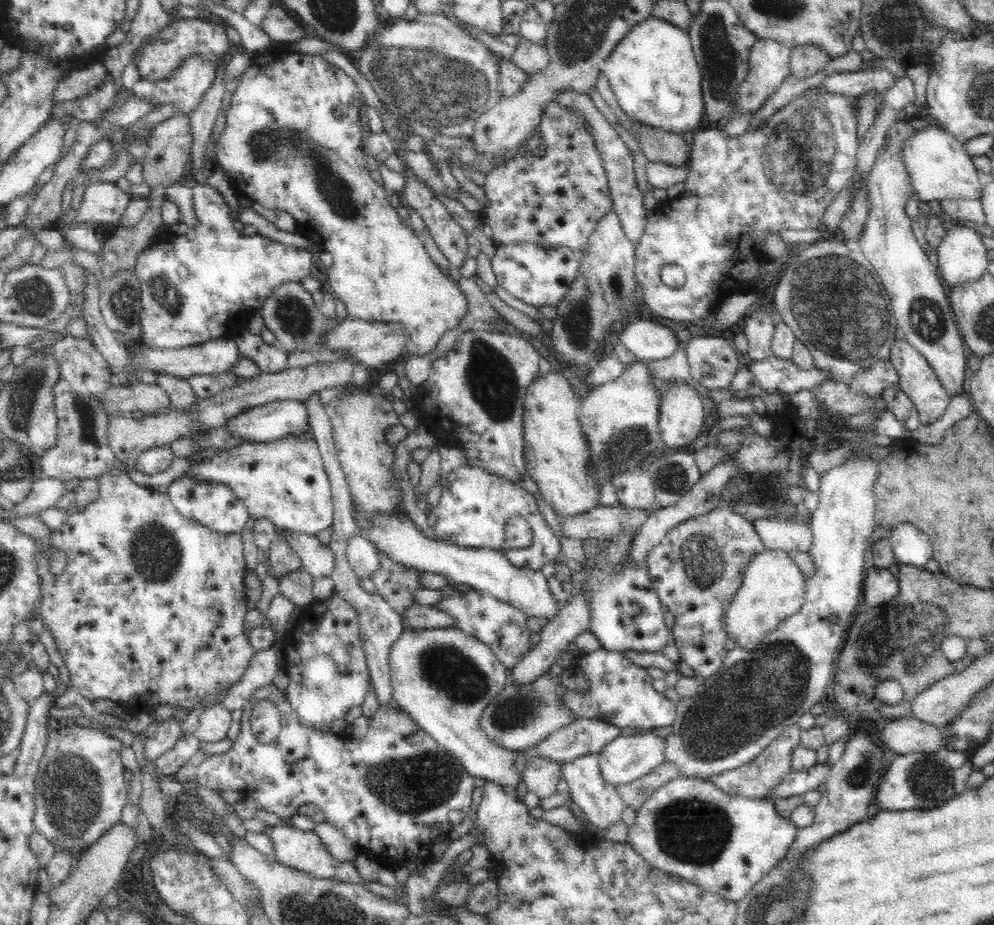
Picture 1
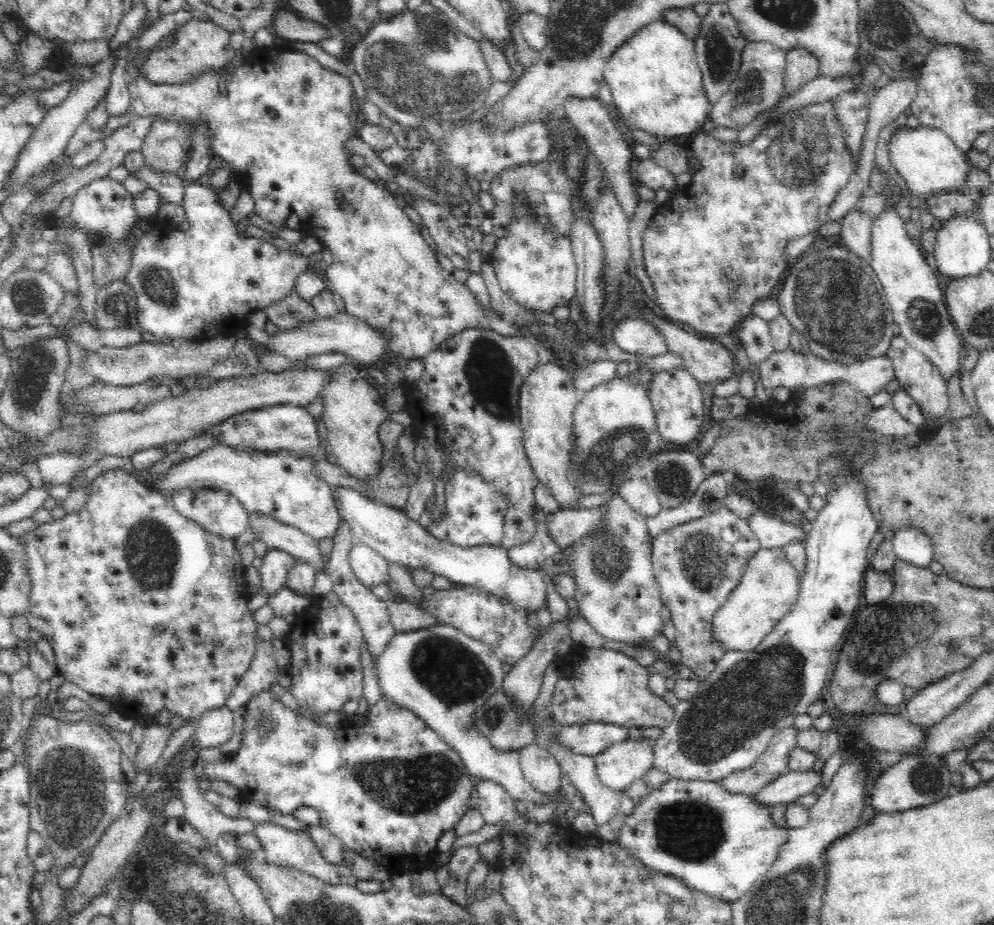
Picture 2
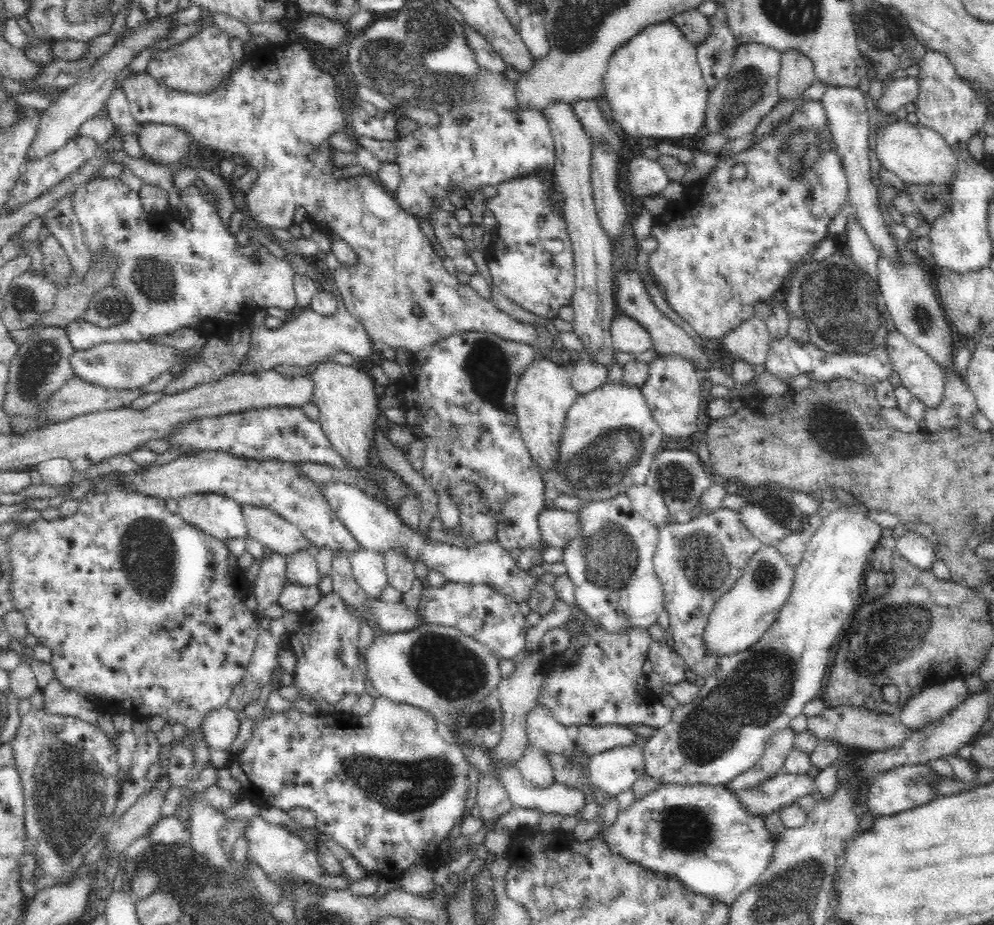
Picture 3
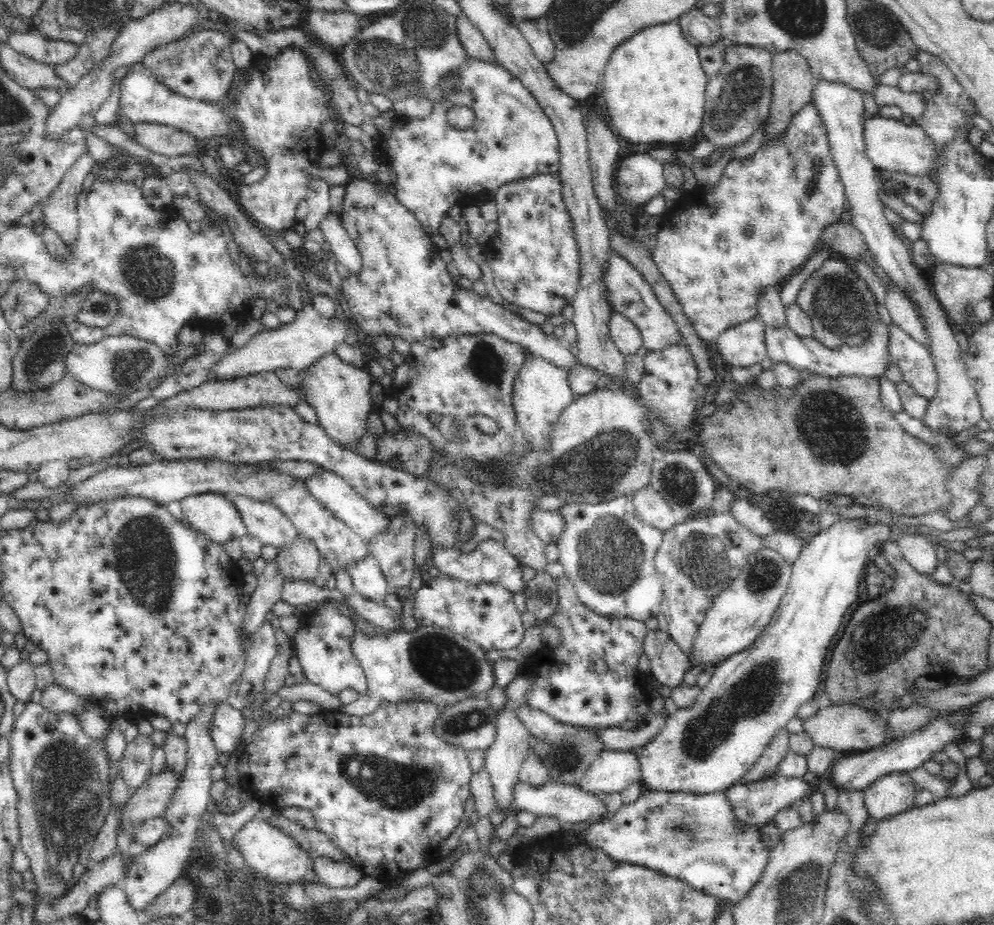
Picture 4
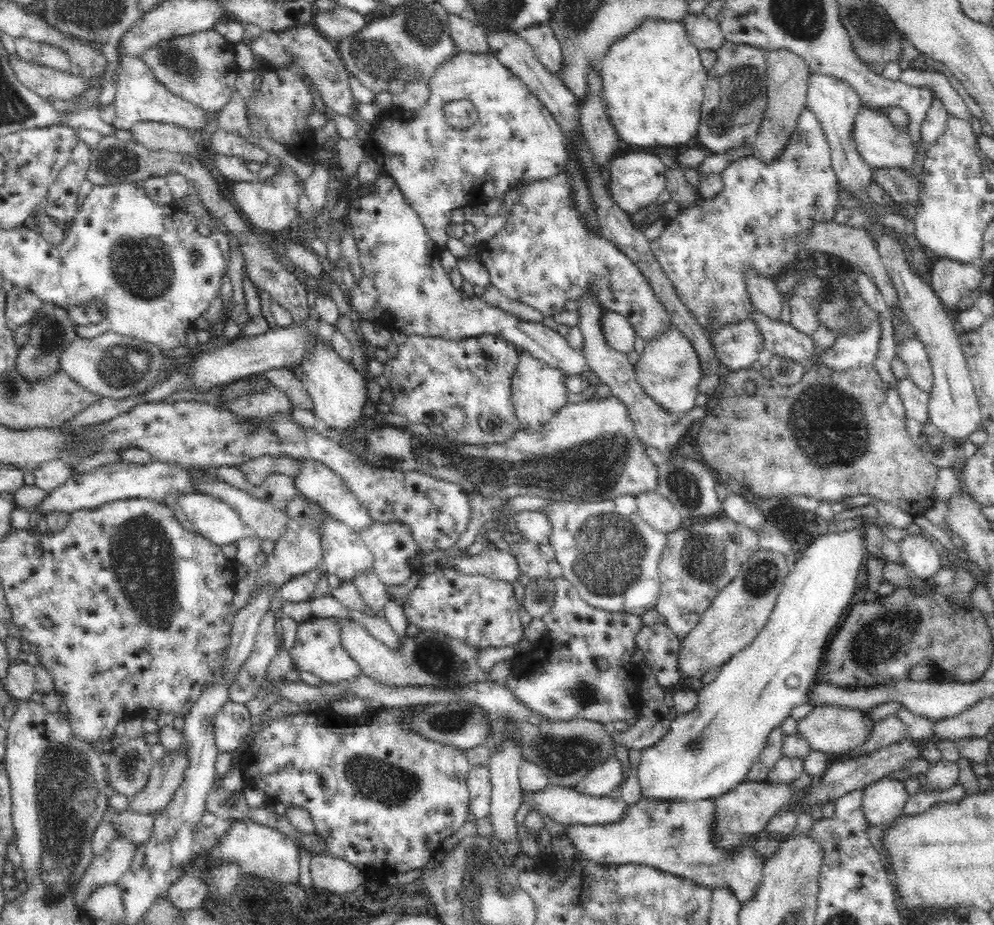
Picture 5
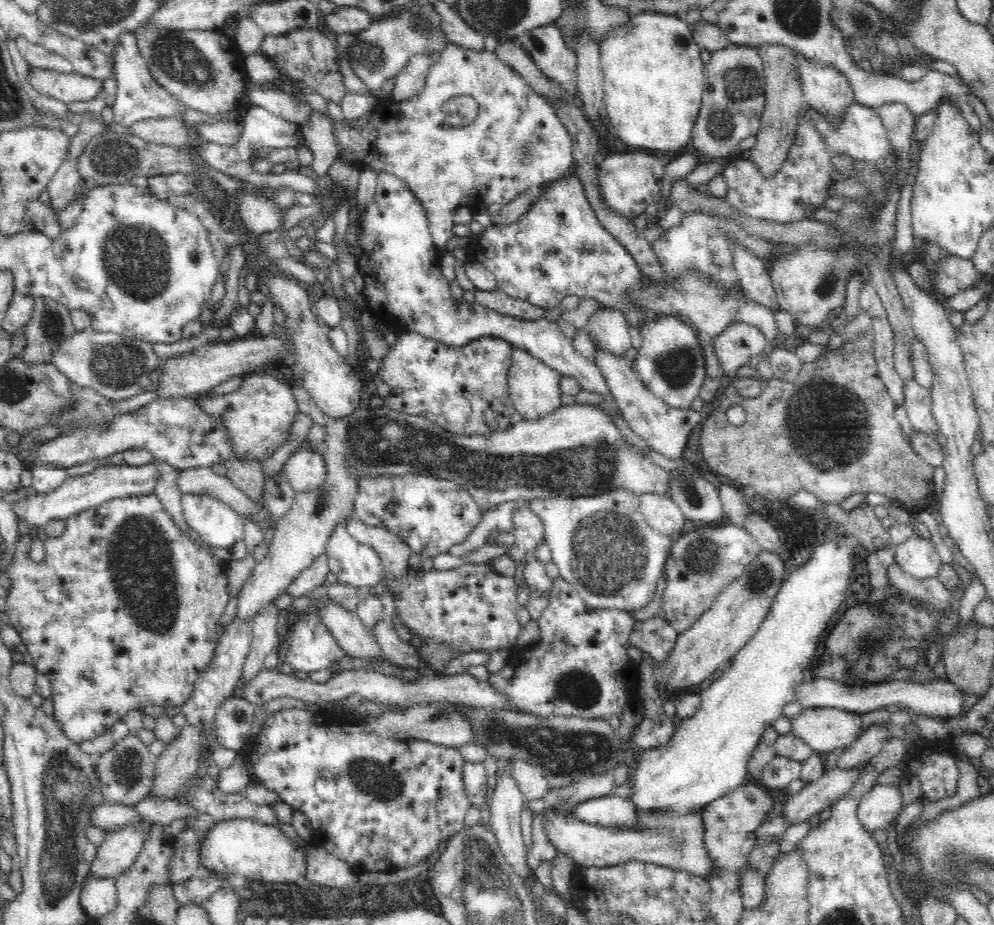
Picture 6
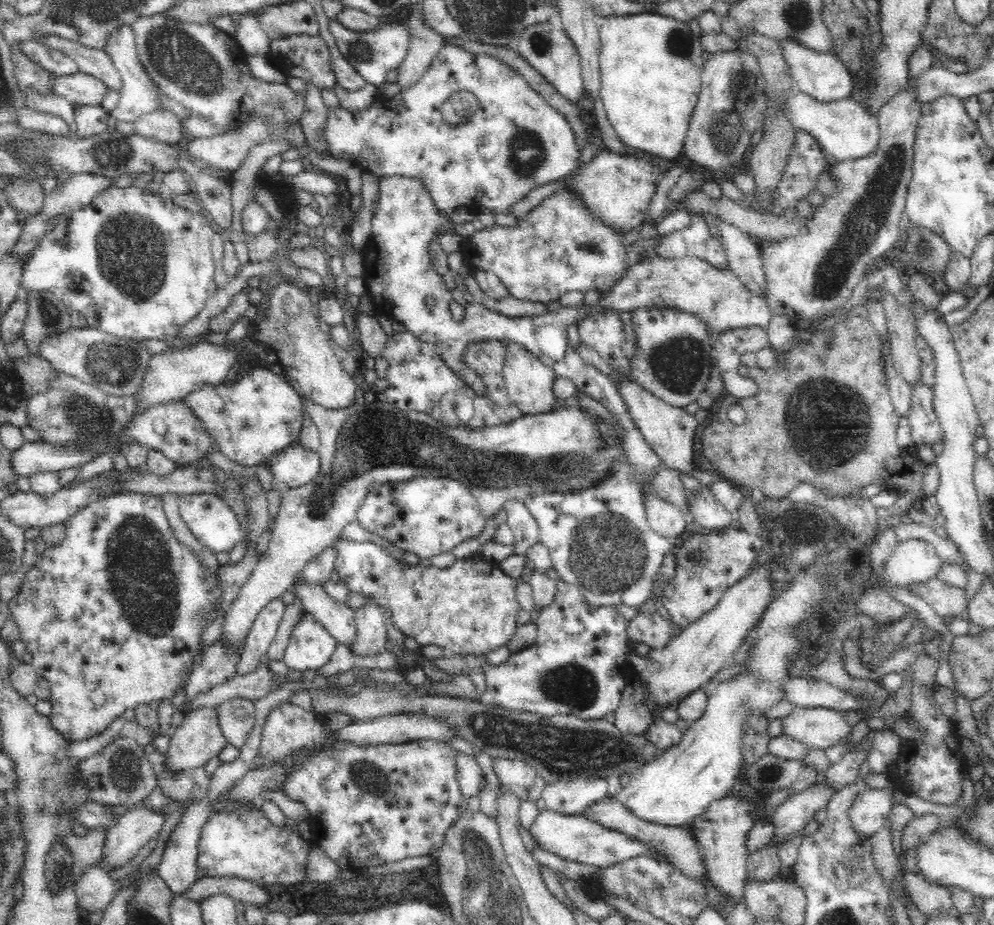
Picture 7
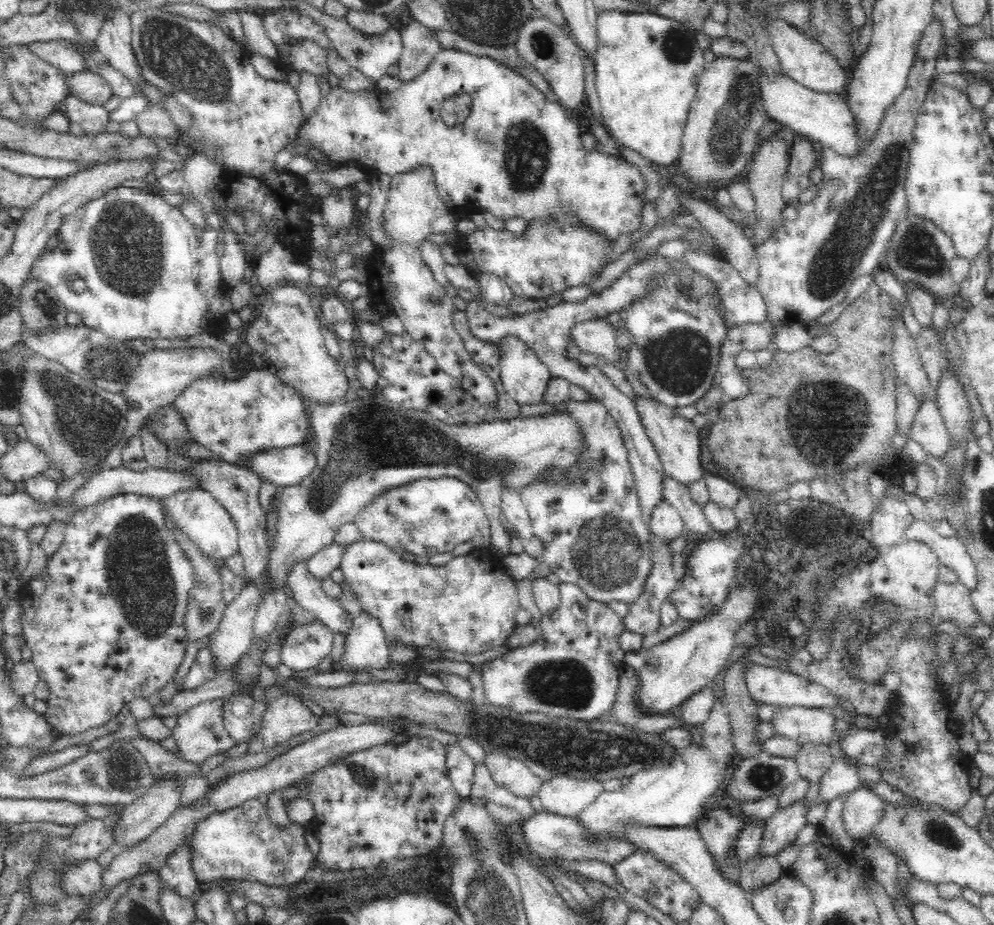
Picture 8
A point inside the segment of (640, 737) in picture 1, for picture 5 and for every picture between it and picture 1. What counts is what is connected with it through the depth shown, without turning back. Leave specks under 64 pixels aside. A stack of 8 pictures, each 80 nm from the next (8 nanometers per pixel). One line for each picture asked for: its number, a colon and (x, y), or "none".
2: (617, 767)
3: (613, 771)
4: (611, 773)
5: (604, 779)

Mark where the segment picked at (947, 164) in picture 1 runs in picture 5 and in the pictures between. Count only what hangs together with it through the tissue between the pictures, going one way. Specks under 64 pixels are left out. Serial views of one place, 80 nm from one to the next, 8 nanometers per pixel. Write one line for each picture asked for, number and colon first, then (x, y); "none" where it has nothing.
2: (926, 159)
3: (916, 154)
4: (889, 144)
5: (879, 144)

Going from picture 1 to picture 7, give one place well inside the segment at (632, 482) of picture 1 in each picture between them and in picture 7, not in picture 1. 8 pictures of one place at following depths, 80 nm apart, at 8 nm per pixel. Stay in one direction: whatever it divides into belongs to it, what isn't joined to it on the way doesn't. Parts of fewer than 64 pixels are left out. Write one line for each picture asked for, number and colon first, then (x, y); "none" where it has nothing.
2: (636, 492)
3: (647, 503)
4: (650, 506)
5: (660, 513)
6: (661, 513)
7: (664, 519)

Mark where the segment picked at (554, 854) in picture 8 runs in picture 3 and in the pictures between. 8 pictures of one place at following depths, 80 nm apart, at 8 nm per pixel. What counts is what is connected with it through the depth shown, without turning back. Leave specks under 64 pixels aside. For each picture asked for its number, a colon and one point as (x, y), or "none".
3: (700, 835)
4: (693, 838)
5: (673, 837)
6: (677, 841)
7: (576, 838)

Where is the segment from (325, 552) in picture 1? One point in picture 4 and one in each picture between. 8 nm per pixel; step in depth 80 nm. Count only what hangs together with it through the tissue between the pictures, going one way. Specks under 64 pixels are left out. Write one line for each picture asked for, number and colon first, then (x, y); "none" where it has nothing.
2: (274, 533)
3: (267, 526)
4: (264, 520)

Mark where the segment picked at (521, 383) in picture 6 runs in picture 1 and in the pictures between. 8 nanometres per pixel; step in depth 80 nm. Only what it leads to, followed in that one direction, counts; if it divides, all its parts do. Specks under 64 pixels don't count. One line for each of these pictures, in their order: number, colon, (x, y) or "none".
1: (555, 451)
2: (547, 398)
3: (544, 393)
4: (541, 391)
5: (537, 391)

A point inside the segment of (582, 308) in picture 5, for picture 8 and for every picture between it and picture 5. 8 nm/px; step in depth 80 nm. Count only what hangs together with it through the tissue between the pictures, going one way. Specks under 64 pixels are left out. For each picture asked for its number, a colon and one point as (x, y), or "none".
6: (665, 429)
7: (670, 431)
8: (677, 441)

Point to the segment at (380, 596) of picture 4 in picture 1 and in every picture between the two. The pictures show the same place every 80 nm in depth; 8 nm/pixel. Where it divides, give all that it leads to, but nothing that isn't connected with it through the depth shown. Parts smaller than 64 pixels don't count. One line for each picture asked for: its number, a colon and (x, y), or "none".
1: (364, 559)
2: (370, 567)
3: (368, 568)

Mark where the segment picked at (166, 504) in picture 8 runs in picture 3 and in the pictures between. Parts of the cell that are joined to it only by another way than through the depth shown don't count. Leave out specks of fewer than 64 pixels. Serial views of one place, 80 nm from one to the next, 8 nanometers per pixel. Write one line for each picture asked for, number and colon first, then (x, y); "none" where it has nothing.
3: (220, 517)
4: (209, 513)
5: (215, 521)
6: (217, 524)
7: (209, 520)

